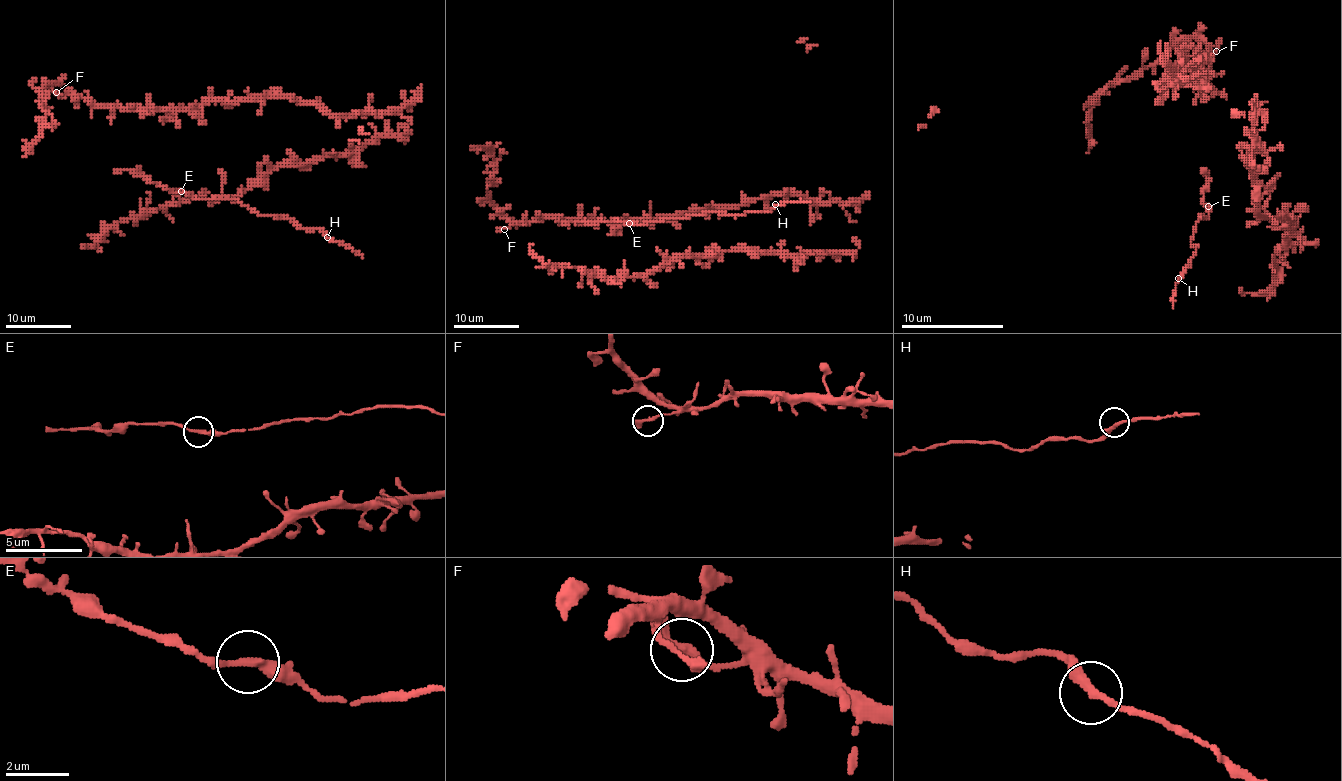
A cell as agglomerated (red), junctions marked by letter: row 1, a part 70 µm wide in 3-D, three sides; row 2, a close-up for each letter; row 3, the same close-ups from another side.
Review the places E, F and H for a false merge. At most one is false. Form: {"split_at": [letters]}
{"split_at": []}

